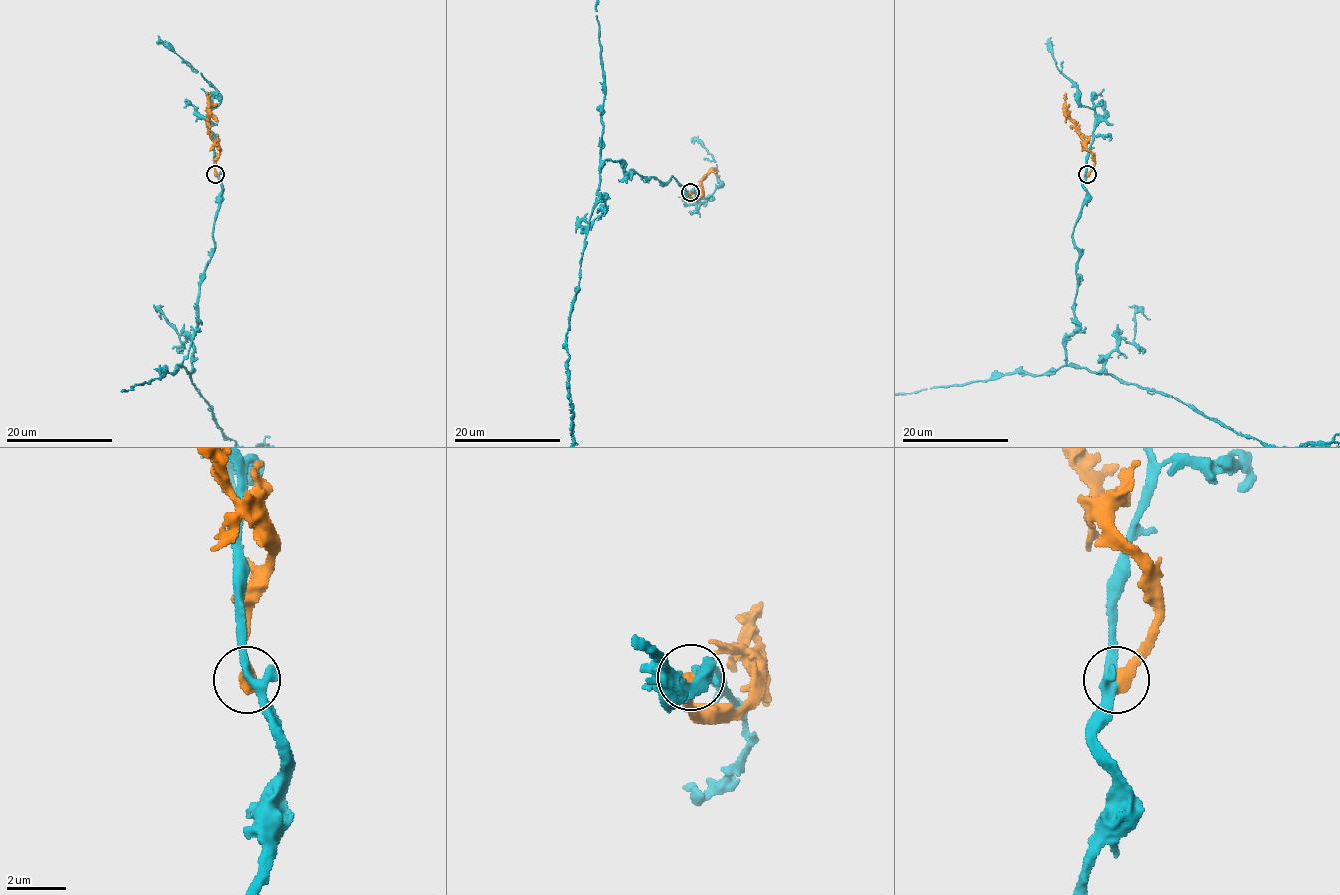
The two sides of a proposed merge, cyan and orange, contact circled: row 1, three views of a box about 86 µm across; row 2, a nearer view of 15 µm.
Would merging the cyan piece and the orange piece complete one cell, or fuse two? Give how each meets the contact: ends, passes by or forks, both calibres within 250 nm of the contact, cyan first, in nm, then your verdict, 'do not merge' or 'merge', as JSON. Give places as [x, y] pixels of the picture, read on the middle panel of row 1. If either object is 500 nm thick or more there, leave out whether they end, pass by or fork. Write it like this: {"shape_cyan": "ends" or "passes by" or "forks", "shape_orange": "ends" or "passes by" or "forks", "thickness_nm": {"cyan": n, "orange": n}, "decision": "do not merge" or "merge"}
{"shape_cyan": "passes by", "shape_orange": "ends", "thickness_nm": {"cyan": 320, "orange": 460}, "decision": "do not merge"}

